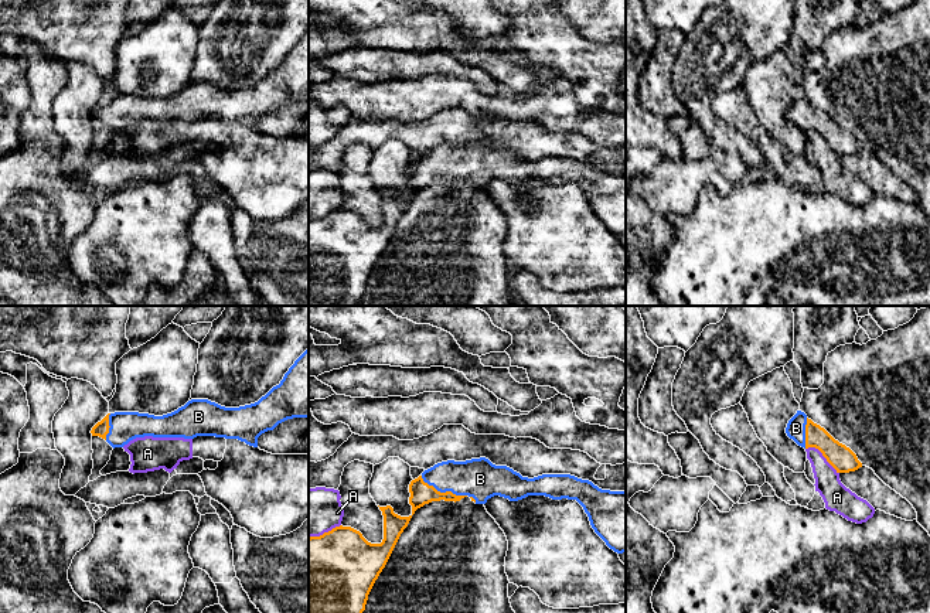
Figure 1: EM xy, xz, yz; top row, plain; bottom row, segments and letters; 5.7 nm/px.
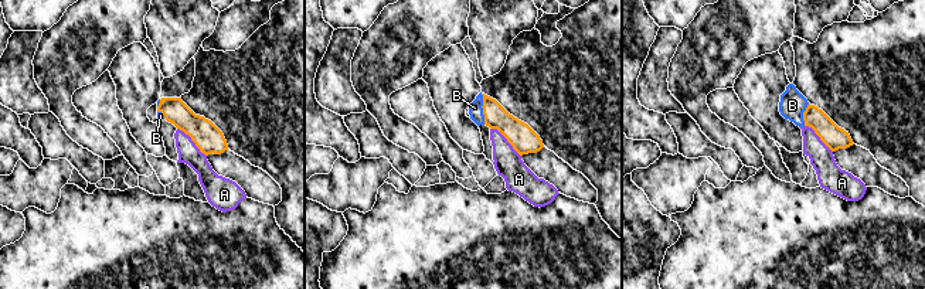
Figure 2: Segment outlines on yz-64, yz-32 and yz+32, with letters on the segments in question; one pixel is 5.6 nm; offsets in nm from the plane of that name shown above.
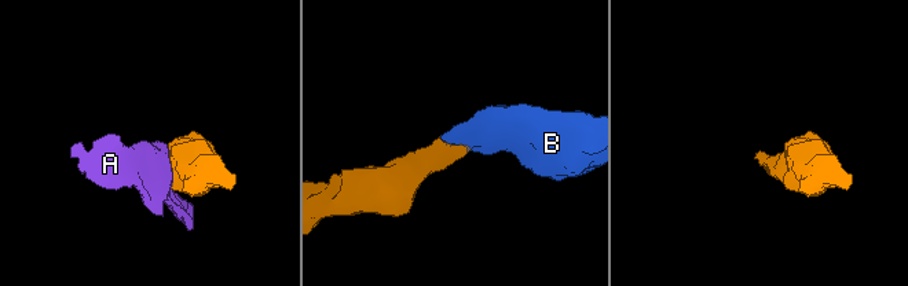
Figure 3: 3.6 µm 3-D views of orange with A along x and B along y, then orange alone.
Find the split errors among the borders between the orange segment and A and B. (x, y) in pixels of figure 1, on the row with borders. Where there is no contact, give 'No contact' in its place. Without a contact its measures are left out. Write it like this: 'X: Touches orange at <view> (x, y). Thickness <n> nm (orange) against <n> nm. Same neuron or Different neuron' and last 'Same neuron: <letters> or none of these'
A: Touches orange at yz (823, 455). Thickness 150 nm (orange) against 150 nm. Different neuron
B: Touches orange at xz (443, 493). Thickness 130 nm (orange) against 220 nm. Same neuron
Same neuron: B

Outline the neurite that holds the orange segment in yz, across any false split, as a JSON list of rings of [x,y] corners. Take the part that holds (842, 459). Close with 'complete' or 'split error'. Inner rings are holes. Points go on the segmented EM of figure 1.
[[[801,411],[788,420],[786,433],[798,446],[818,449],[837,473],[849,473],[862,467],[856,454],[835,440],[824,428],[814,423]]]; split error

